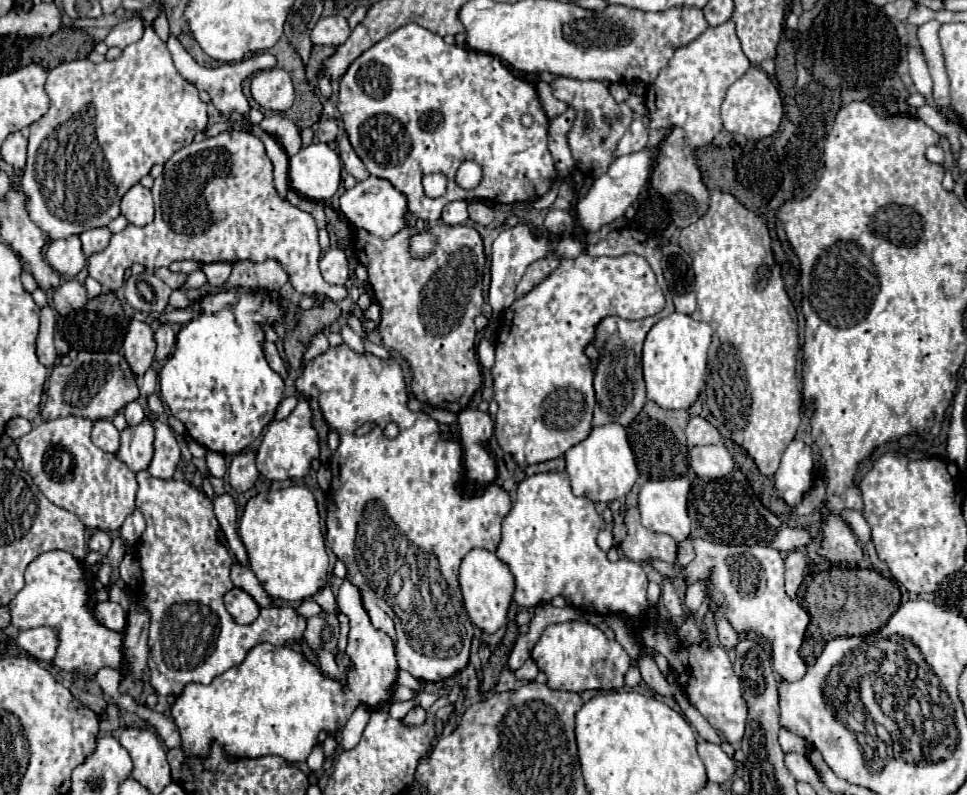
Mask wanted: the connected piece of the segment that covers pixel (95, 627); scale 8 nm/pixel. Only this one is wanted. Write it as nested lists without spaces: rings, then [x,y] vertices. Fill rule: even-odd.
[[[46,551],[38,555],[24,573],[24,587],[16,593],[16,597],[4,605],[10,613],[10,623],[20,631],[32,627],[54,627],[58,631],[58,649],[54,657],[54,665],[62,671],[78,673],[80,677],[92,679],[98,669],[112,667],[122,671],[124,653],[120,631],[112,631],[104,627],[94,617],[94,601],[92,601],[92,573],[74,559],[72,553],[66,551]]]

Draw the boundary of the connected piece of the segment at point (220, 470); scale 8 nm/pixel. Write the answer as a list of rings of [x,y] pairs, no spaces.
[[[208,451],[206,463],[208,463],[208,471],[214,477],[224,477],[224,473],[226,473],[226,459],[224,459],[224,455],[220,455],[216,451]]]

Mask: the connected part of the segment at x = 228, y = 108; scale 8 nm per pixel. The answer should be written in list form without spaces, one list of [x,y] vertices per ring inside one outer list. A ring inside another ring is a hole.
[[[174,35],[168,37],[168,51],[172,53],[174,65],[176,65],[176,69],[180,71],[180,75],[182,75],[184,79],[188,79],[192,85],[196,85],[198,89],[208,91],[210,97],[212,97],[214,107],[216,107],[220,113],[224,113],[224,115],[246,115],[246,113],[250,111],[250,105],[248,105],[248,99],[246,99],[244,93],[242,93],[242,83],[244,83],[244,79],[248,79],[252,73],[262,71],[262,69],[264,69],[262,65],[266,65],[266,69],[274,69],[274,67],[276,67],[276,57],[274,57],[274,55],[270,55],[270,53],[258,53],[258,55],[252,55],[252,57],[242,59],[242,61],[236,61],[236,63],[224,63],[224,65],[220,65],[220,67],[216,67],[216,69],[206,69],[206,67],[198,65],[198,63],[192,59],[192,55],[188,55],[188,51],[182,47],[182,43],[180,43]]]

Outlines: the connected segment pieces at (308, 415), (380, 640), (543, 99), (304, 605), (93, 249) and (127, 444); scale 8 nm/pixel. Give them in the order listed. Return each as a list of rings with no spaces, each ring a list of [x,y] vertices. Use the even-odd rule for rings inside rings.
[[[298,403],[296,409],[282,421],[272,421],[264,431],[262,443],[258,447],[256,465],[258,471],[270,481],[286,481],[306,477],[310,463],[320,455],[318,431],[312,427],[312,409],[308,403]]]
[[[348,579],[342,581],[336,603],[350,619],[346,655],[352,659],[352,667],[346,687],[326,677],[302,653],[260,643],[250,649],[242,665],[230,667],[210,685],[190,683],[174,699],[170,713],[182,737],[182,749],[190,757],[206,757],[210,745],[218,743],[230,759],[278,755],[288,763],[300,763],[310,755],[322,729],[336,733],[360,703],[374,709],[388,701],[398,673],[390,635],[374,629],[362,605],[362,593]]]
[[[538,83],[538,97],[540,97],[540,103],[542,103],[542,109],[546,111],[548,119],[554,119],[558,115],[562,115],[568,107],[566,103],[558,101],[554,95],[552,95],[552,89],[550,89],[550,83]]]
[[[306,599],[296,606],[296,611],[304,618],[315,616],[323,611],[323,609],[313,600]]]
[[[98,227],[98,229],[88,229],[86,233],[80,233],[80,241],[82,241],[82,251],[86,257],[100,253],[102,249],[106,249],[108,241],[110,241],[110,231],[106,227]]]
[[[146,419],[136,427],[128,427],[120,433],[120,449],[116,457],[124,461],[134,473],[146,469],[154,455],[154,427]]]

